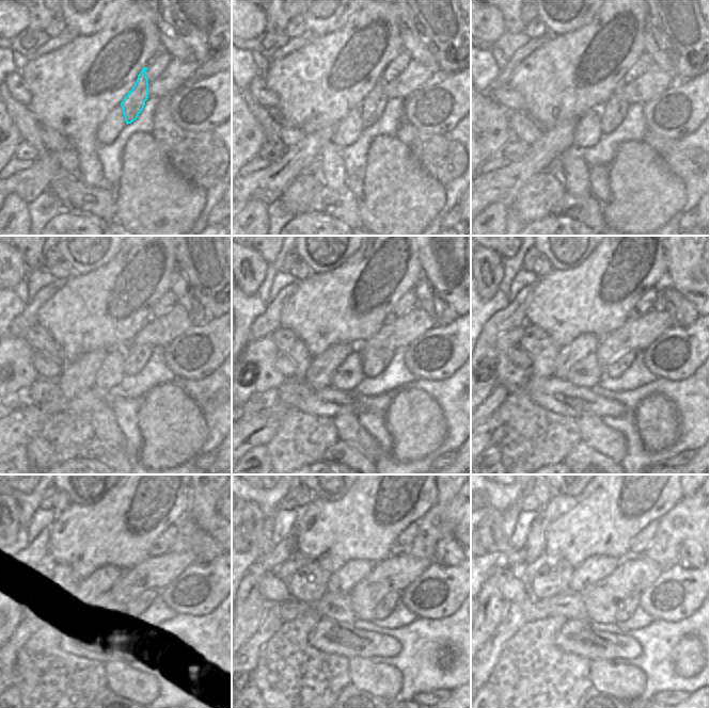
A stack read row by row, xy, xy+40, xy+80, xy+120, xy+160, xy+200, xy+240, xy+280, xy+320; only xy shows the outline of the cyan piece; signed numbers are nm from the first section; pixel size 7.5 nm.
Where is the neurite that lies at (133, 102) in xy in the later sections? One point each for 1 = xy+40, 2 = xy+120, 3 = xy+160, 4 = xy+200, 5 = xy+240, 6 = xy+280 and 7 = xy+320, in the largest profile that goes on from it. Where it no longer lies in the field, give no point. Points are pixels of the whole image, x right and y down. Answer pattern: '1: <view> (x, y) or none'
1: xy+40 (372, 108)
2: xy+120 (137, 356)
3: xy+160 (374, 363)
4: xy+200 (620, 365)
5: xy+240 (141, 607)
6: xy+280 (387, 605)
7: xy+320 (631, 604)

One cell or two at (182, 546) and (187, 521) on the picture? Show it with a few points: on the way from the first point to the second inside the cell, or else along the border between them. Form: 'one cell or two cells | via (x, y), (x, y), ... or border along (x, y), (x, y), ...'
one cell | via (183, 540), (186, 528)

